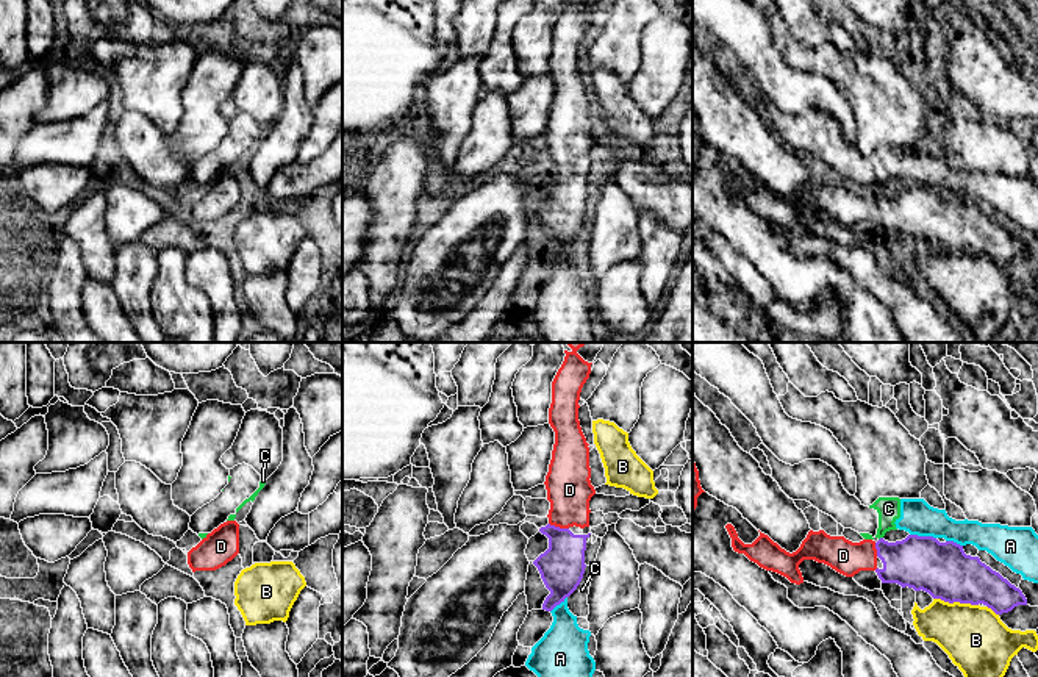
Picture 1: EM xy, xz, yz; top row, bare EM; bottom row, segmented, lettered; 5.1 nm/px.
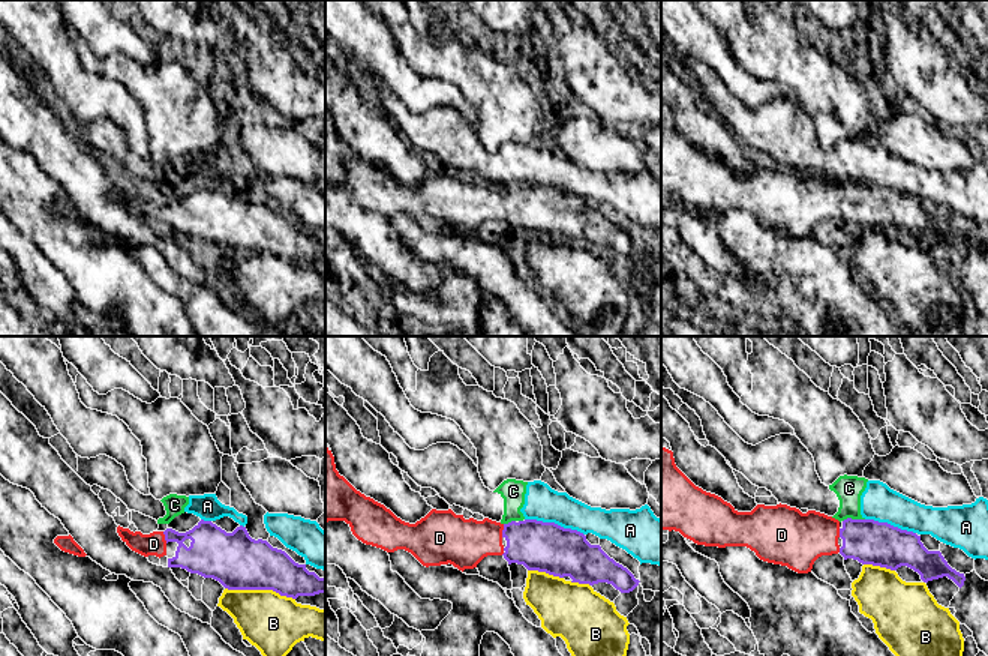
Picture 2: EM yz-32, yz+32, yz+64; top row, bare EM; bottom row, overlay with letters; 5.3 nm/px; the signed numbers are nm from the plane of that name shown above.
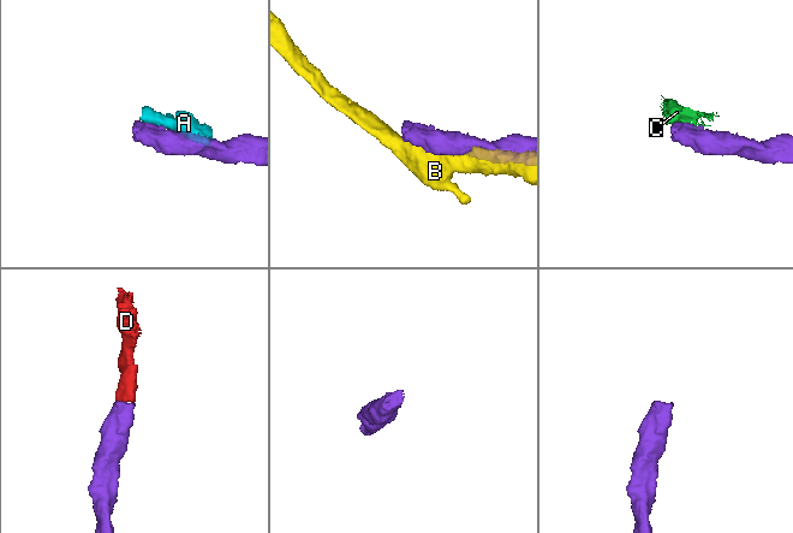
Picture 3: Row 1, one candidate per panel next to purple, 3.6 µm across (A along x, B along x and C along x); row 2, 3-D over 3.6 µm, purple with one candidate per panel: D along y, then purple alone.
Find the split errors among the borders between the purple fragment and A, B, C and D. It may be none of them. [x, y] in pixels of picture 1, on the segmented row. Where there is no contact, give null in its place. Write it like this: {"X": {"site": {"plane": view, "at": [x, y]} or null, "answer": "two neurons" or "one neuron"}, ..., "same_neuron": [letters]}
{"A": {"site": {"plane": "yz", "at": [923, 537]}, "answer": "two neurons"}, "B": {"site": {"plane": "yz", "at": [955, 601]}, "answer": "two neurons"}, "C": {"site": {"plane": "yz", "at": [880, 538]}, "answer": "two neurons"}, "D": {"site": {"plane": "xz", "at": [558, 527]}, "answer": "one neuron"}, "same_neuron": ["D"]}

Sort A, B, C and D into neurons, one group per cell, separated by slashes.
A C / B / D

